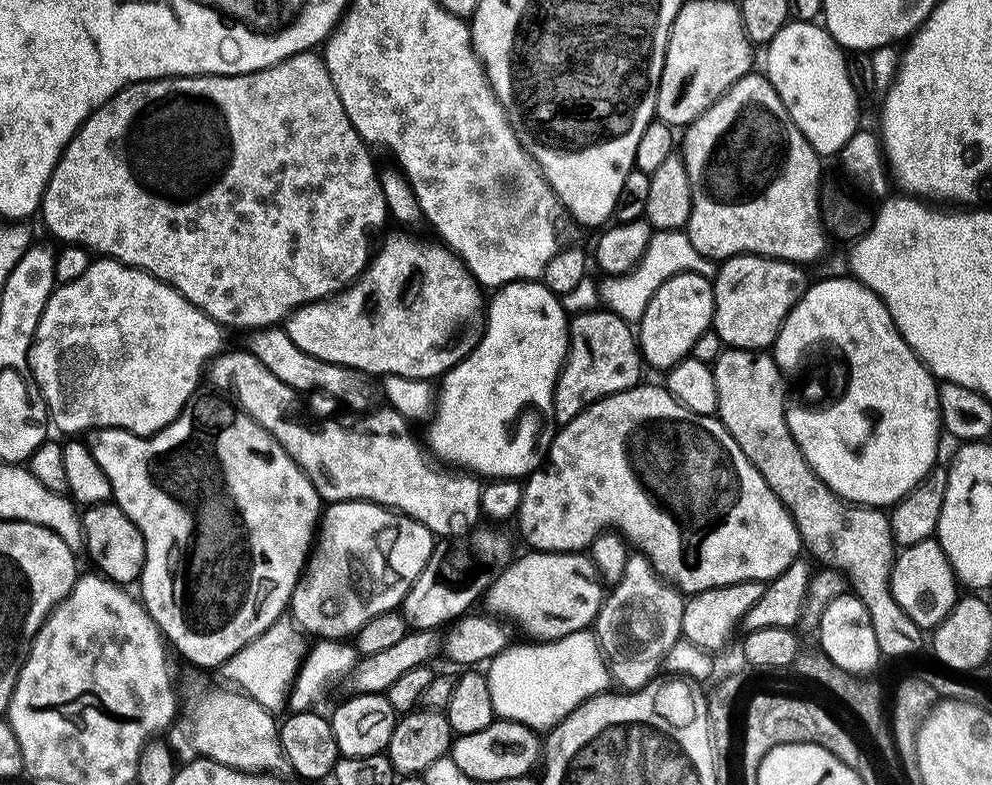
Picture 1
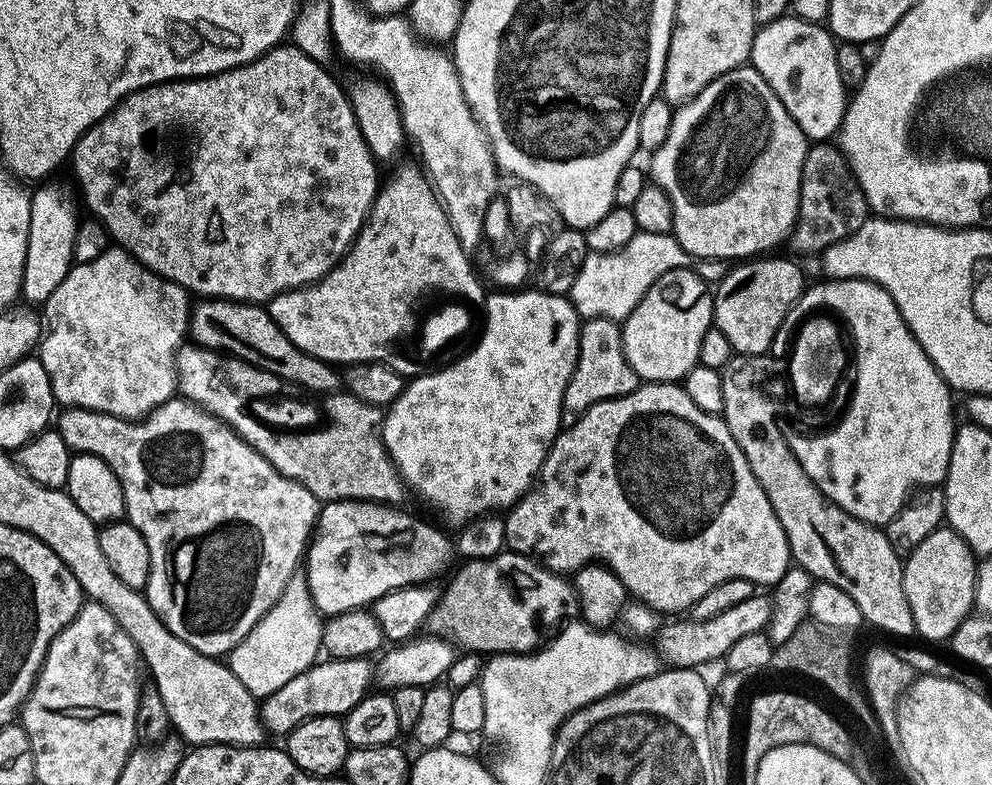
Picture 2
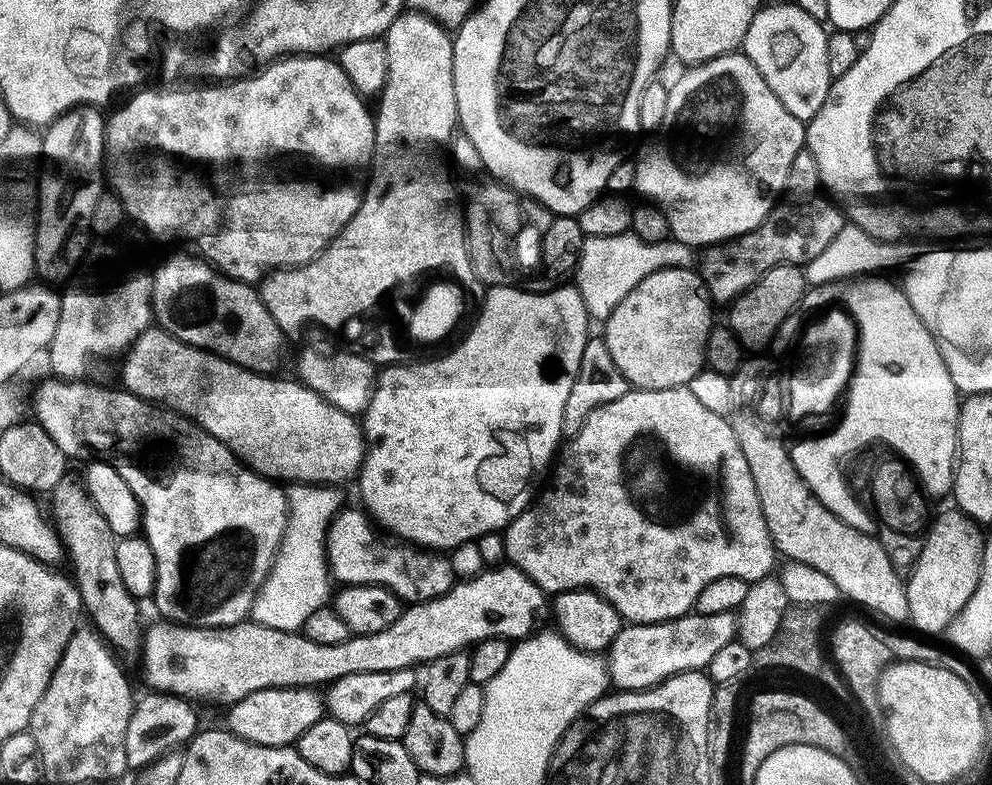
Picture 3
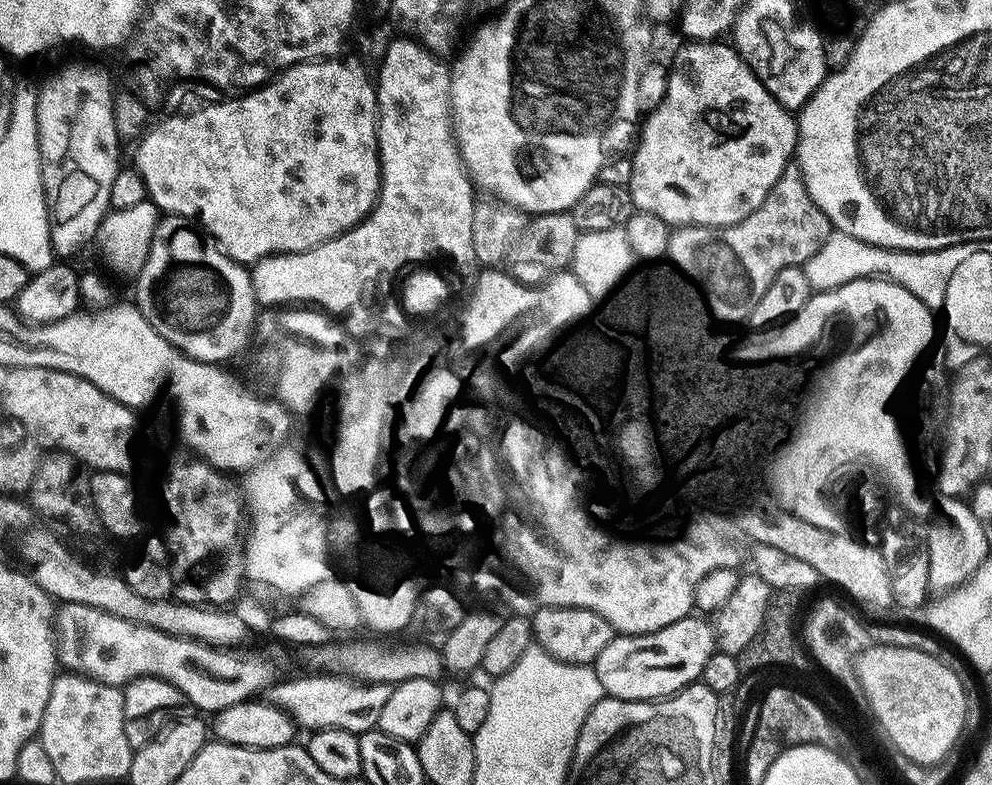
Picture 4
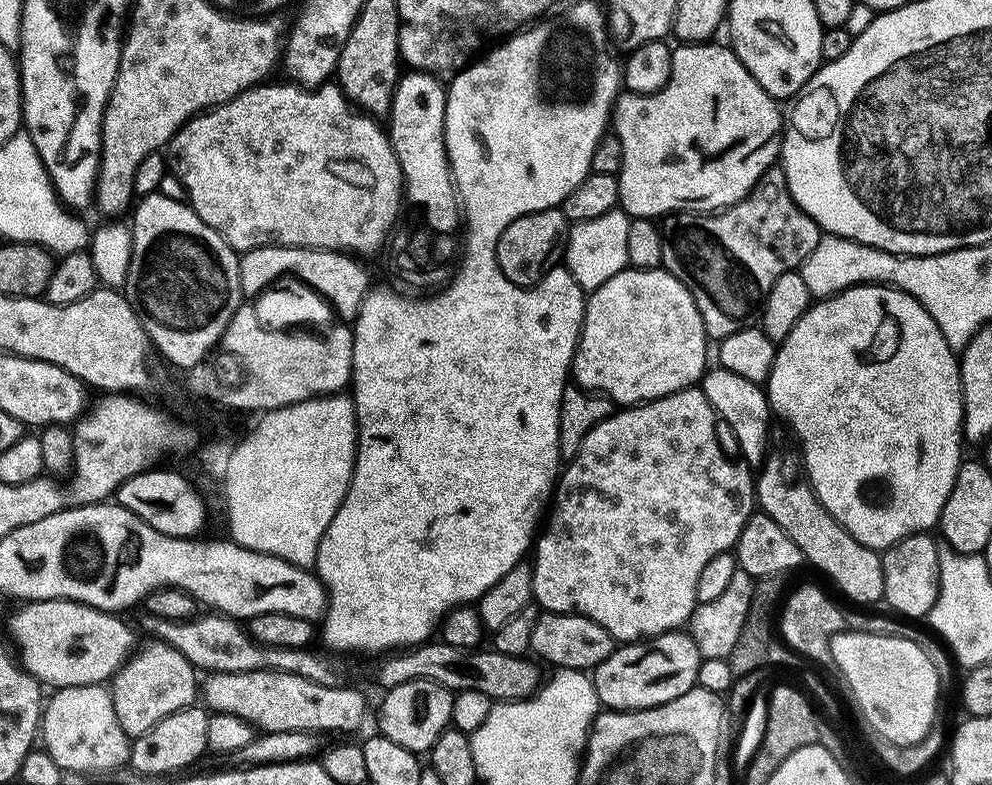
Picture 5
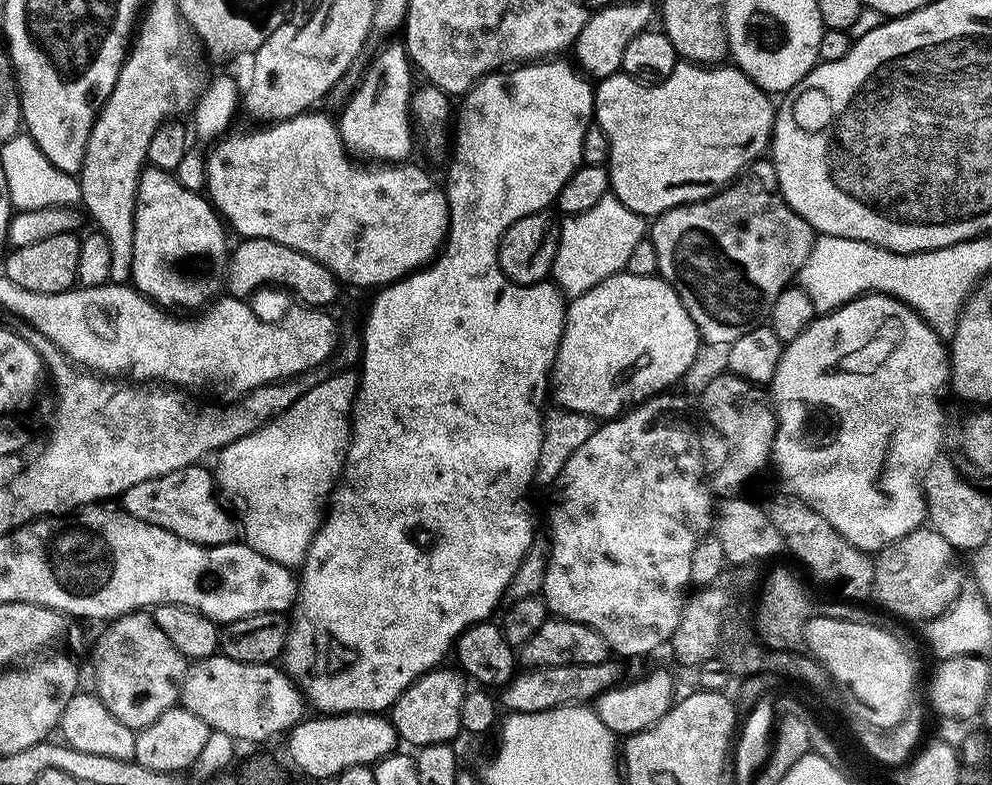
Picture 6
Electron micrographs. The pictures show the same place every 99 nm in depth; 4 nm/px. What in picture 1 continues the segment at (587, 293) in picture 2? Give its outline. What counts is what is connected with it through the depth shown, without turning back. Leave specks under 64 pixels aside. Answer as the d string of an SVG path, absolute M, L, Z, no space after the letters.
M687 231L656 232L640 265L626 276L605 279L605 284L600 288L600 296L604 299L603 307L607 311L620 316L629 325L636 326L646 314L650 302L654 302L654 294L658 294L658 290L662 290L662 286L666 286L670 278L680 276L683 272L693 272L702 278L715 281L717 271L717 261L698 254Z

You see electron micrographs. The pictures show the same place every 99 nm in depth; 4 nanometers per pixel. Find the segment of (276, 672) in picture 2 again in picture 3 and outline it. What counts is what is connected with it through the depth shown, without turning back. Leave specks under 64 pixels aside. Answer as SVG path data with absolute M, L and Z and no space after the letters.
M304 512L300 520L291 521L270 578L252 607L251 619L255 623L299 633L318 610L329 607L328 595L334 589L334 577L328 566L328 529L333 519L333 513Z

